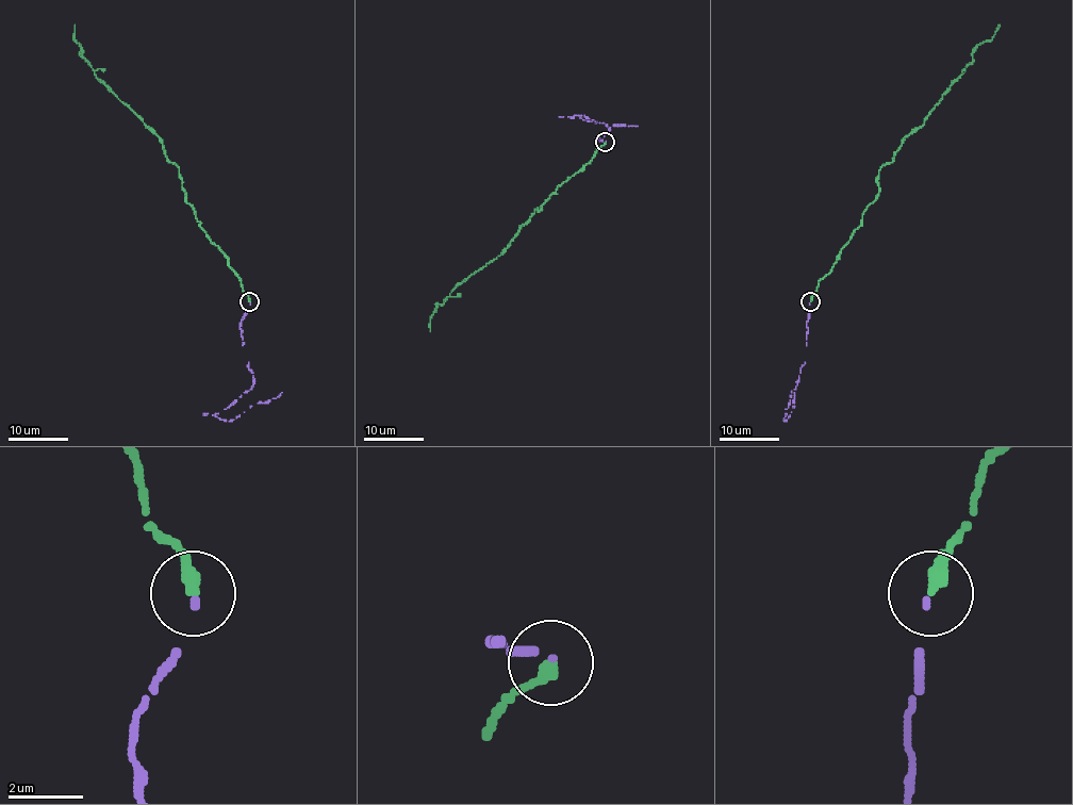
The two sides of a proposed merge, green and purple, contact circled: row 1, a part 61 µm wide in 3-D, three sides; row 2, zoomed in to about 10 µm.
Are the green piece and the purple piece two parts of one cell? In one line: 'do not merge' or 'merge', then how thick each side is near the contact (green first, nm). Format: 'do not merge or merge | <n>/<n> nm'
merge | 360/130 nm

